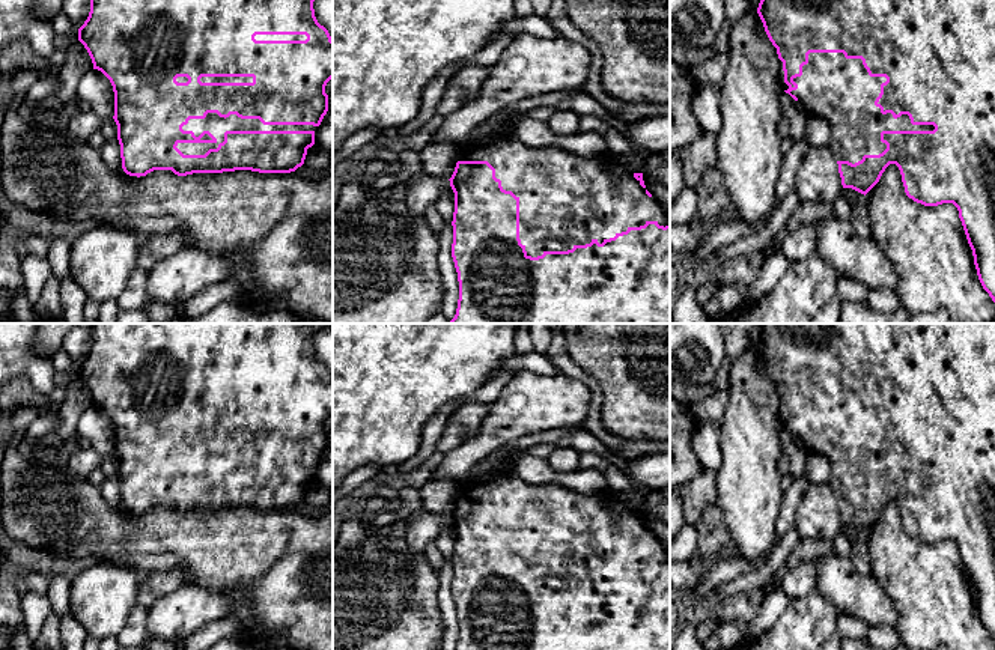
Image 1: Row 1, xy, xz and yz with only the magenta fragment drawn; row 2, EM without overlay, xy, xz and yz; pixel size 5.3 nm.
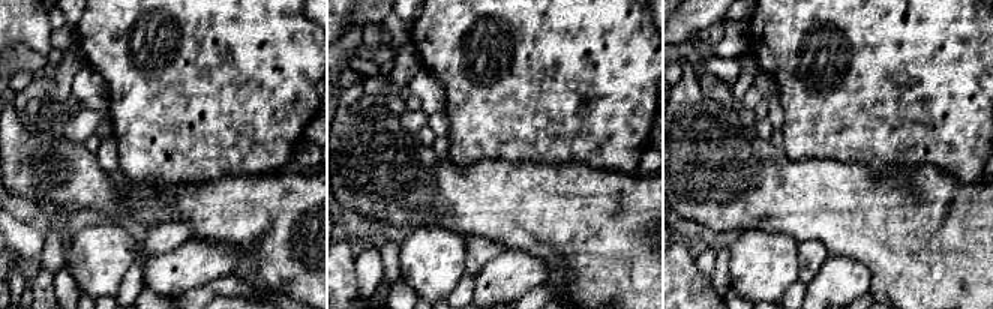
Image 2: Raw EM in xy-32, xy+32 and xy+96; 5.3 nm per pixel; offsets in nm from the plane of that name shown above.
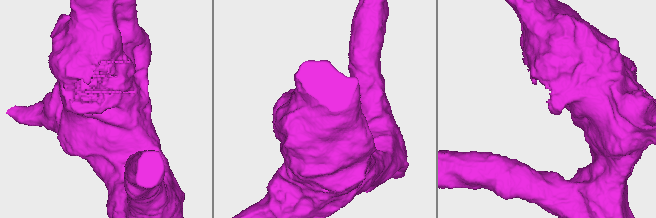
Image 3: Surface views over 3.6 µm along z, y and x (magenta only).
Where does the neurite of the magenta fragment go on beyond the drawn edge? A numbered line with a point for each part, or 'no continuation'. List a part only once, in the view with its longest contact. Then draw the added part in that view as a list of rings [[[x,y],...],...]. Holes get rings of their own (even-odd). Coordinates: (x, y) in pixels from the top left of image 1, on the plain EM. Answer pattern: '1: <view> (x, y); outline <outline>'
1: xy (212, 459); outline [[[208,450],[205,456],[190,456],[182,463],[184,468],[193,468],[199,474],[203,468],[209,468],[215,480],[178,480],[178,486],[184,492],[205,492],[209,486],[217,486],[224,478],[226,468],[316,468],[313,462],[263,462],[259,456],[241,456],[236,451],[220,454],[217,450]]]

